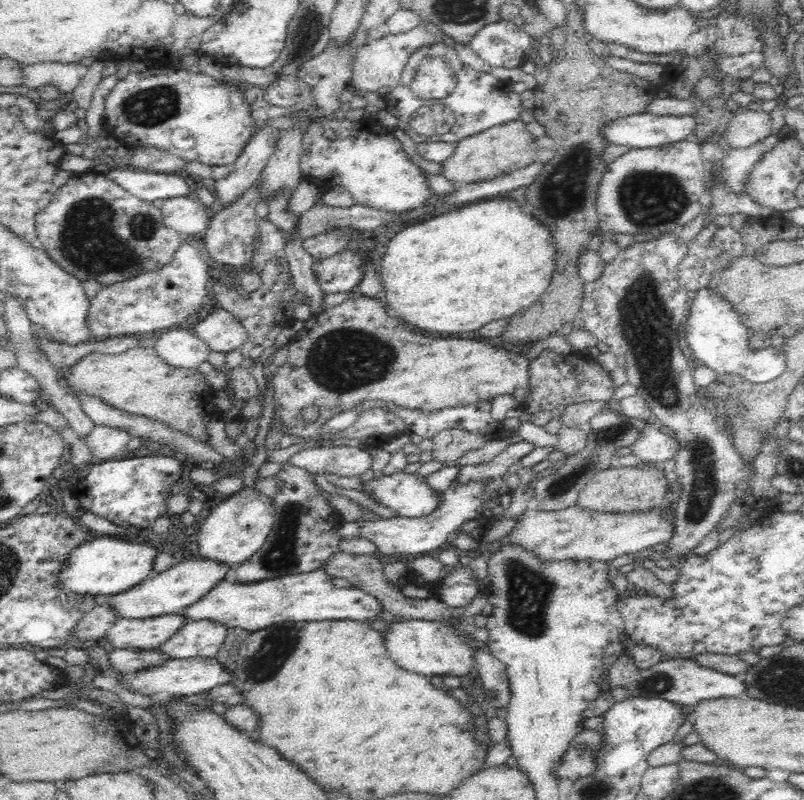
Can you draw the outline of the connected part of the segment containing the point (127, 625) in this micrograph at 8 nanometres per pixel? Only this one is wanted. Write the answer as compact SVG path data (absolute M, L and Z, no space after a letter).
M170 614L143 619L118 617L104 639L114 649L150 651L170 640L188 620L182 614Z

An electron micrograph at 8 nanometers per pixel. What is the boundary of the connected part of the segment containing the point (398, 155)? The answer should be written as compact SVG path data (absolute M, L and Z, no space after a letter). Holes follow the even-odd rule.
M320 118L312 120L304 133L300 167L304 177L317 178L332 187L346 189L356 205L384 209L395 213L421 207L432 196L426 173L407 157L402 144L392 134L376 134L353 128L350 120ZM325 129L336 132L337 140L323 137Z

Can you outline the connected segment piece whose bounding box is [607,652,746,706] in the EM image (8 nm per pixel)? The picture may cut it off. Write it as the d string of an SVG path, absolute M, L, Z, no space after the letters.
M622 652L608 668L607 684L614 689L624 686L631 696L660 697L680 706L696 706L701 700L712 700L716 697L746 696L743 682L734 679L734 675L718 672L713 668L704 668L690 659L664 659L647 669L641 669L631 656Z

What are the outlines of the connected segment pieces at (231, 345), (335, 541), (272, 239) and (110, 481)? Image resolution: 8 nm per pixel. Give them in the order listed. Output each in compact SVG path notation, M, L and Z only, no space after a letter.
M218 308L198 322L193 333L214 352L239 349L247 339L247 330L242 323L231 312Z
M287 462L275 480L278 485L273 490L275 521L272 530L260 550L233 568L230 579L239 584L323 569L328 558L340 550L337 528L344 520L325 499L326 492L314 484L312 472Z
M256 218L256 224L260 228L262 235L260 246L252 254L249 264L264 267L270 259L282 257L284 255L284 247L288 245L291 236L279 230L274 223L268 219Z
M177 456L133 457L120 460L110 459L94 463L86 470L86 475L79 478L71 489L84 511L92 512L121 526L134 528L151 527L158 516L167 514L166 498L170 487L180 480L184 472L184 459Z

